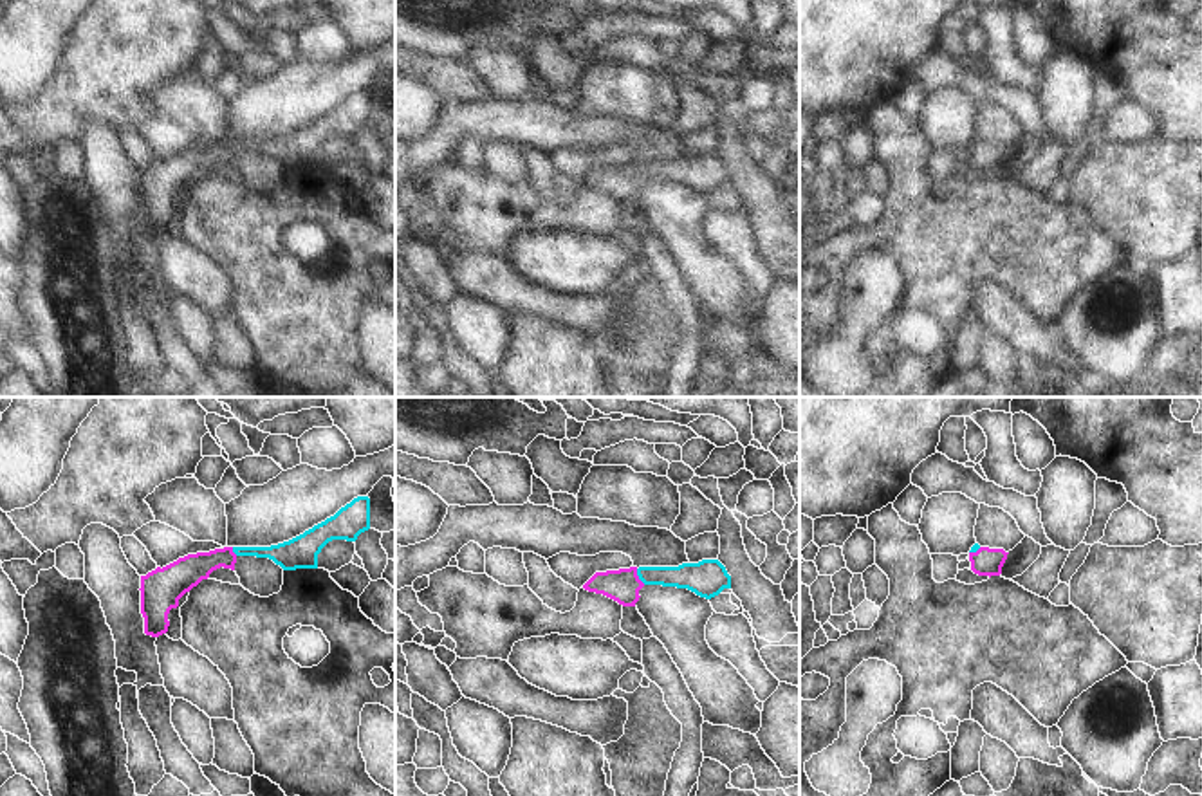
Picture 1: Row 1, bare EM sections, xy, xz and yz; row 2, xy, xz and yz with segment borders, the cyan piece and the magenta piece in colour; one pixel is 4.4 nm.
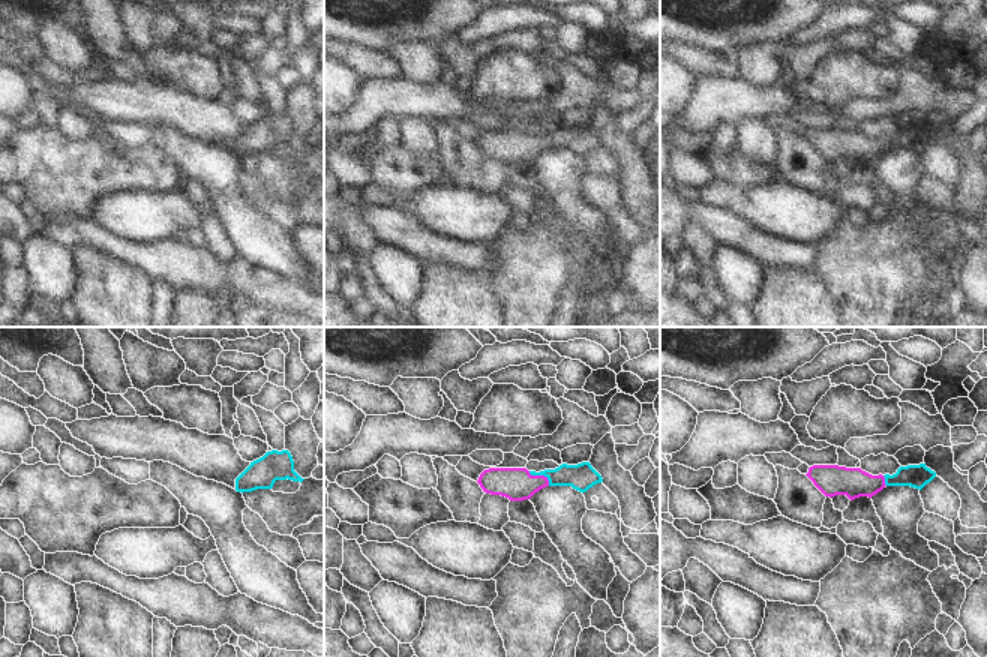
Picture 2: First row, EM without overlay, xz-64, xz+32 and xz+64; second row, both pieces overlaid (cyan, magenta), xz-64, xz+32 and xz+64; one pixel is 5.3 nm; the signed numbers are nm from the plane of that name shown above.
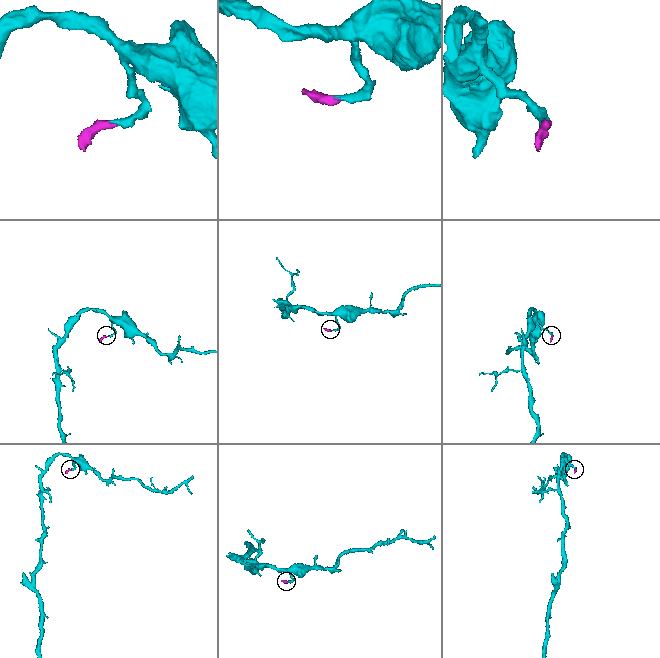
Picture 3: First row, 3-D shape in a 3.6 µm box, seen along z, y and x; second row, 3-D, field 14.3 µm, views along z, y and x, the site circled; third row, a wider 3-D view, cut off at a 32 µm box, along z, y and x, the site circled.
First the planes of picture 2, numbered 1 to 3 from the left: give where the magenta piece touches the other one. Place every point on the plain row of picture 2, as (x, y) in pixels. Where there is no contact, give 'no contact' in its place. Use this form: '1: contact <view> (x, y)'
1: no contact
2: contact xz+32 (540, 138)
3: contact xz+64 (885, 144)

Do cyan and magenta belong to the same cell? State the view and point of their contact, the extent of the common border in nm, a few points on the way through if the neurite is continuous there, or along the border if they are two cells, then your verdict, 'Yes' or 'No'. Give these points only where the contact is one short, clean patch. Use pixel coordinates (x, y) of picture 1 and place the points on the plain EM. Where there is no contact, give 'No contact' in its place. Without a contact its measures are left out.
Touches cyan at xz (637, 170). Shared border 80 nm. Path across: xz (693, 172), (637, 170), (623, 181). Yes.

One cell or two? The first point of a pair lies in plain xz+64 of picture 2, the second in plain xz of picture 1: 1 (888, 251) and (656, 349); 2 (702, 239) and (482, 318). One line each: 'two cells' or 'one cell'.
1: one cell
2: two cells

